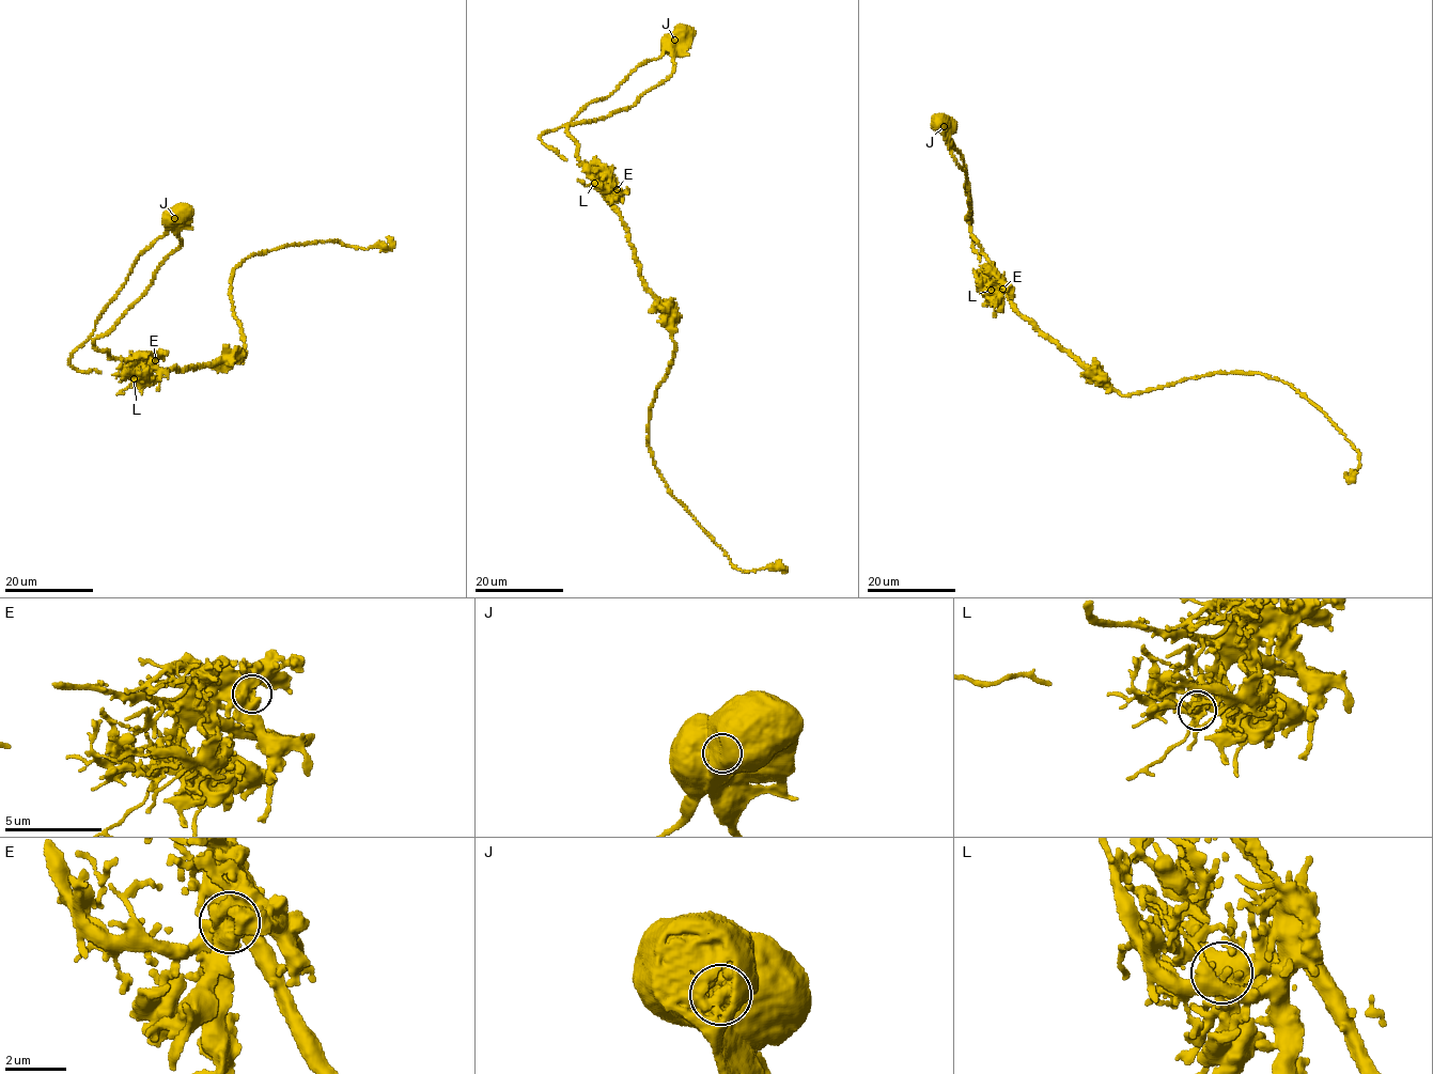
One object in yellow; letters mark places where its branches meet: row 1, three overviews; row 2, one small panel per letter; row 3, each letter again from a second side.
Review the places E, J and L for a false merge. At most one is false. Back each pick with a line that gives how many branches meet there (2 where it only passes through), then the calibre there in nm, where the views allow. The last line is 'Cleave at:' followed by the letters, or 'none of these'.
J: branches 2; calibre 1000 nm
Cleave at: J

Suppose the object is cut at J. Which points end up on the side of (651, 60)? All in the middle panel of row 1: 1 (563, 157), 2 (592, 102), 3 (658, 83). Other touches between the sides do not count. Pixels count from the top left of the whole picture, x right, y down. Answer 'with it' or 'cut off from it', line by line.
1: with it
2: with it
3: cut off from it

